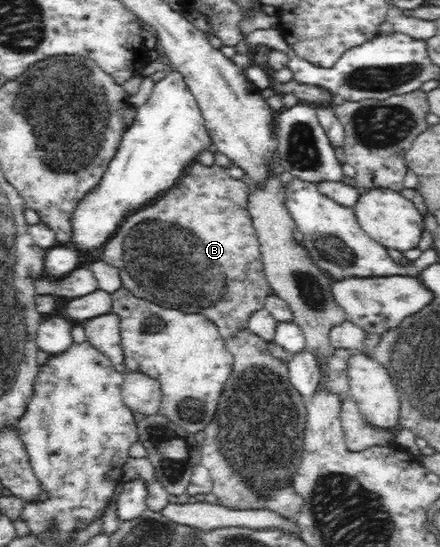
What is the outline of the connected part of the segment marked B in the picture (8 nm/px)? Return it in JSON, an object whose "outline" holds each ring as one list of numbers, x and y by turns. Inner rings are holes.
{"outline":[[198,161,193,162,185,168,176,184,158,195,153,204,127,216,115,236,104,244,103,260,119,270,123,287,137,297,160,304,163,308,173,307,184,312,203,314,219,327,224,339,231,338,235,332,248,328,250,314,263,309,265,296,274,294,264,275,260,243,247,202,249,183,234,179,225,167,215,164,203,166]]}

